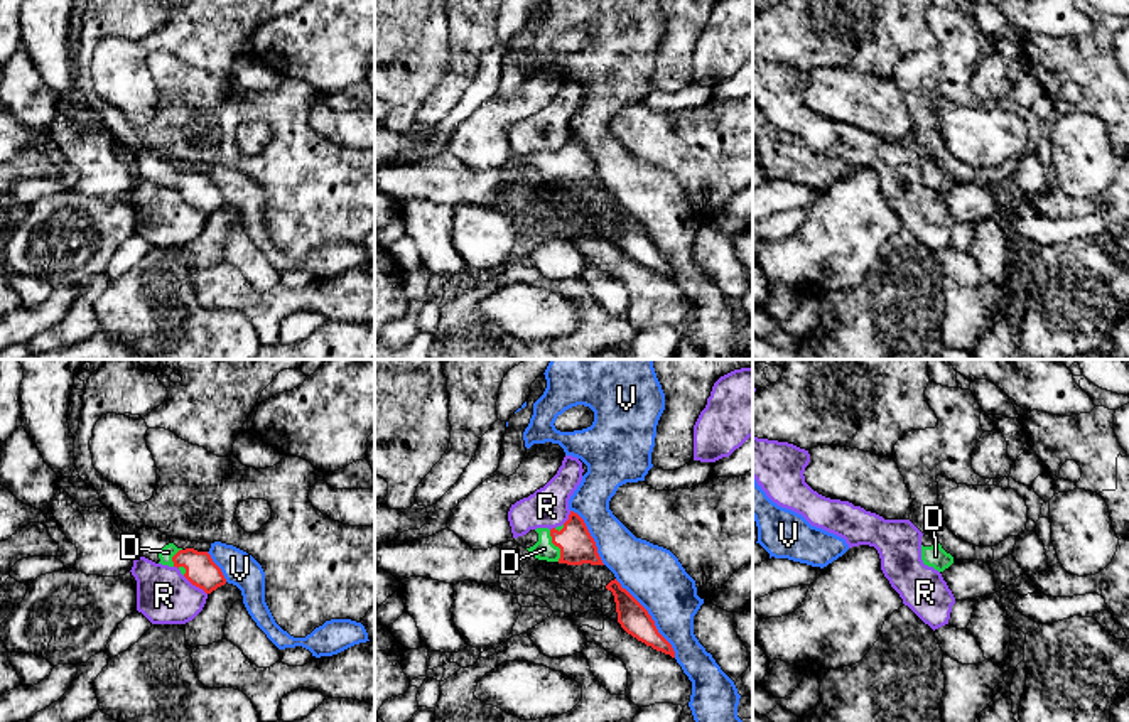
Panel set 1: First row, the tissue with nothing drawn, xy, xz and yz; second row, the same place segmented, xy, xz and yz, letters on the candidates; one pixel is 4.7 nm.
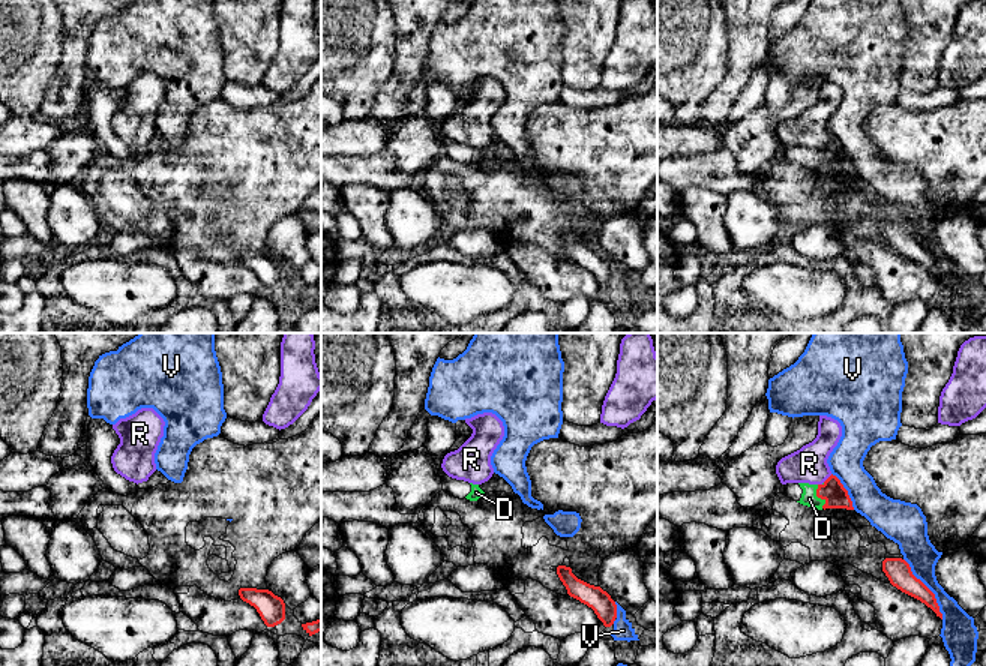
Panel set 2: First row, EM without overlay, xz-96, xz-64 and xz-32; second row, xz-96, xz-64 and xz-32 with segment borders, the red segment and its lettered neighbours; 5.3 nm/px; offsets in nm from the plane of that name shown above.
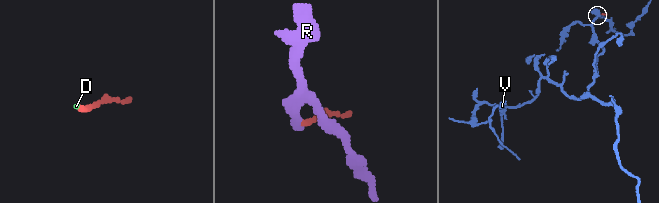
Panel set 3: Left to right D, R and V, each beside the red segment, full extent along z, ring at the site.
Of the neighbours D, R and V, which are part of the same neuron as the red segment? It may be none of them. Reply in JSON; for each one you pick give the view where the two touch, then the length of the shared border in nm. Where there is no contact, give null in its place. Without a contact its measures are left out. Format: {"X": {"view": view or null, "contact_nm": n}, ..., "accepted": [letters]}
{"D": {"view": "xz", "contact_nm": 160}, "accepted": ["D"]}

